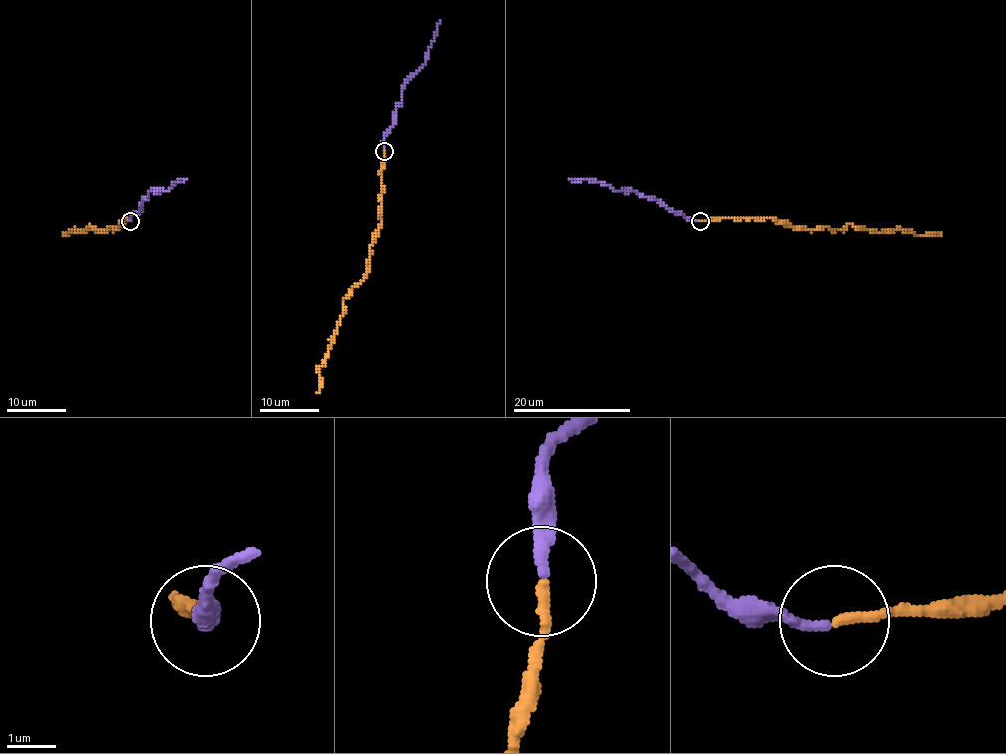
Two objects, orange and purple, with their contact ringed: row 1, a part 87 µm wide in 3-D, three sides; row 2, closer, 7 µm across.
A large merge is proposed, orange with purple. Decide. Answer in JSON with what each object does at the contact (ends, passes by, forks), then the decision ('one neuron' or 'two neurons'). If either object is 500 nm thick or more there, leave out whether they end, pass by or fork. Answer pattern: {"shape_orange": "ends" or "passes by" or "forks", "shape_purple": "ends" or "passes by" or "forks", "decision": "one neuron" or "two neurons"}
{"shape_orange": "ends", "shape_purple": "ends", "decision": "two neurons"}

